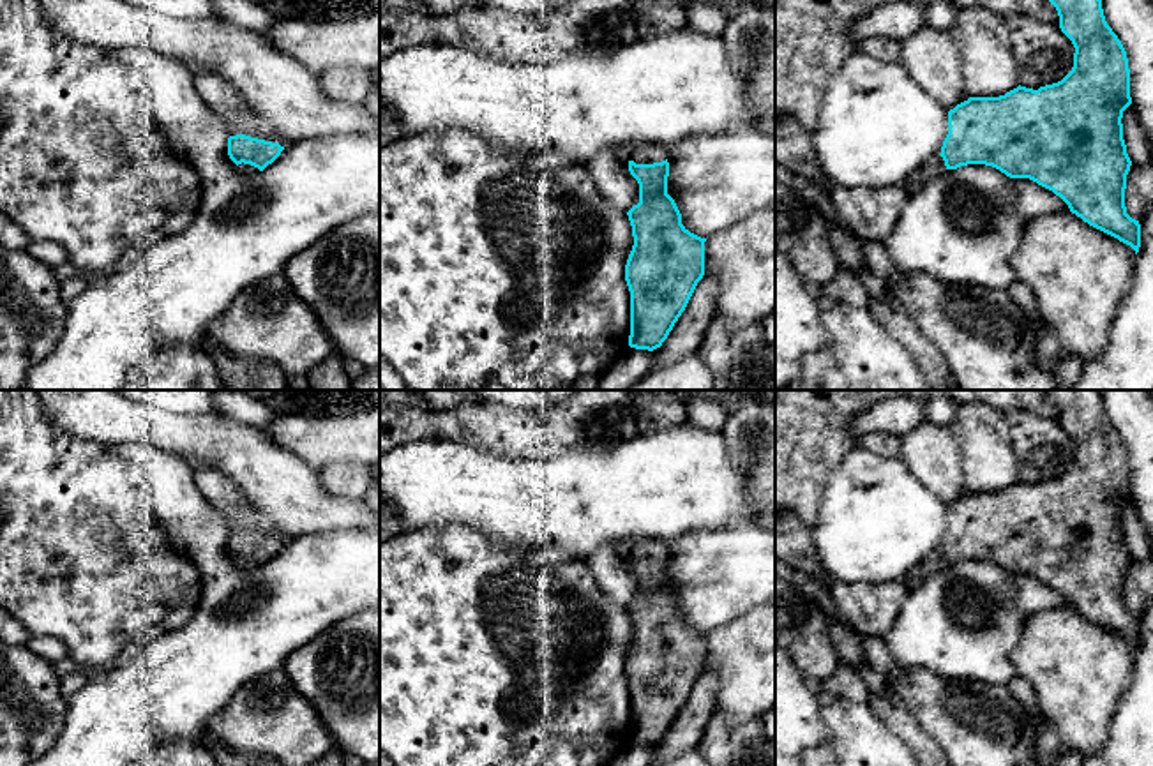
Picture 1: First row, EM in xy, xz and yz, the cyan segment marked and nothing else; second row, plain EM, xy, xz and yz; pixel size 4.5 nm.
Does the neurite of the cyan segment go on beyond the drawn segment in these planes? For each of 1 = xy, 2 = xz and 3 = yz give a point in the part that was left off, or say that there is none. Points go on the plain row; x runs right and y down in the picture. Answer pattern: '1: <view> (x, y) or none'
1: xy (246, 563)
2: xz (647, 551)
3: yz (936, 562)

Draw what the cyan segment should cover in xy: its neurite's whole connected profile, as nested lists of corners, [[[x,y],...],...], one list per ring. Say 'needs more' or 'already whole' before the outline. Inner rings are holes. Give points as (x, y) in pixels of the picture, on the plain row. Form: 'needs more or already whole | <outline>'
needs more | [[[237,529],[228,533],[228,551],[244,568],[263,567],[272,559],[284,542],[279,538]]]

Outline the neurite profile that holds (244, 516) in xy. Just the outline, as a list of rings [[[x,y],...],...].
[[[244,499],[231,510],[222,510],[219,514],[228,528],[228,533],[245,529],[251,533],[279,538],[281,542],[290,540],[290,537],[284,535],[275,522],[272,522],[260,508],[256,508],[247,499]]]

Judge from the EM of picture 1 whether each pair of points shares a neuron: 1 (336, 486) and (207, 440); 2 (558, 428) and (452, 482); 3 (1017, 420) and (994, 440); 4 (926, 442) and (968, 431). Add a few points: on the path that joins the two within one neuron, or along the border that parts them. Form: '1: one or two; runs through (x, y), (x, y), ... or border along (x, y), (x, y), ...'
1: two; border along (318, 472), (320, 482), (329, 493), (359, 500)
2: two; border along (467, 443), (493, 452), (550, 454)
3: two; border along (1005, 415), (1019, 466)
4: two; border along (947, 428), (959, 450), (963, 475)

